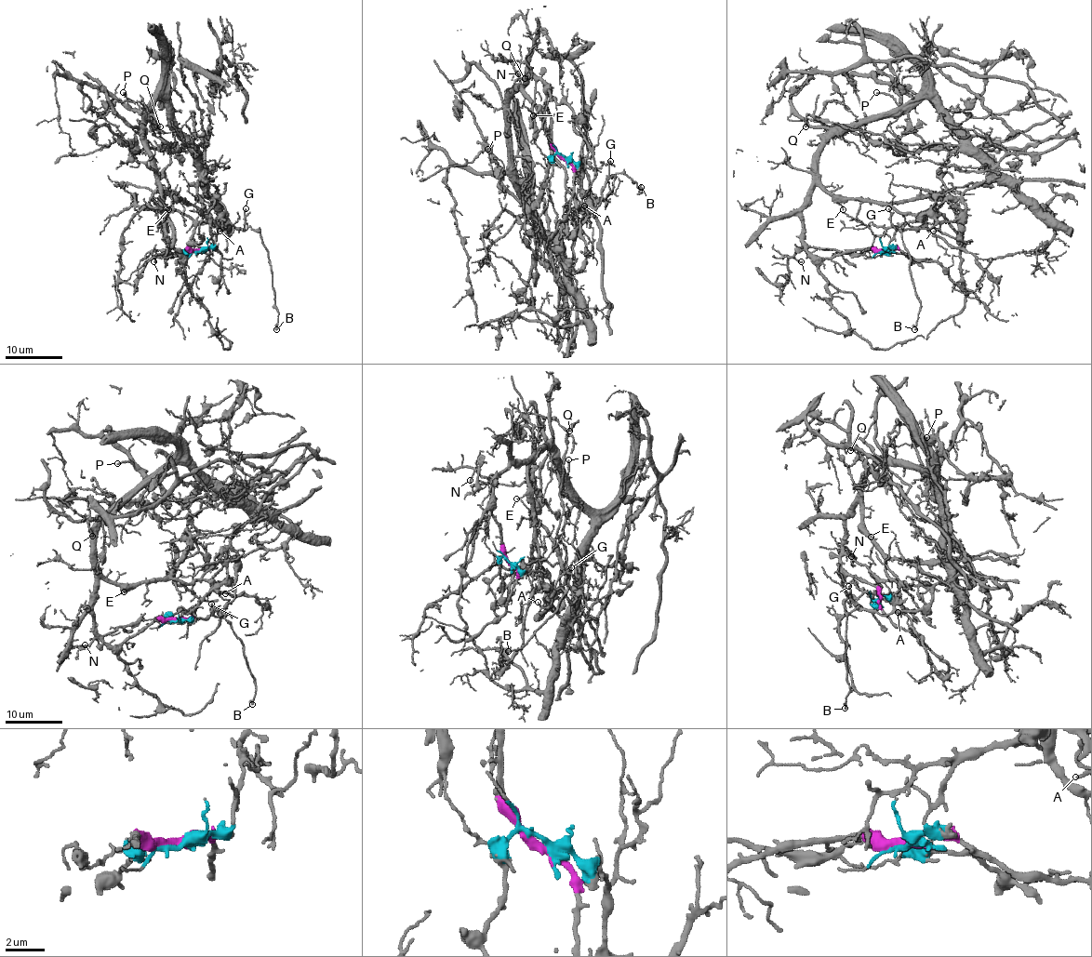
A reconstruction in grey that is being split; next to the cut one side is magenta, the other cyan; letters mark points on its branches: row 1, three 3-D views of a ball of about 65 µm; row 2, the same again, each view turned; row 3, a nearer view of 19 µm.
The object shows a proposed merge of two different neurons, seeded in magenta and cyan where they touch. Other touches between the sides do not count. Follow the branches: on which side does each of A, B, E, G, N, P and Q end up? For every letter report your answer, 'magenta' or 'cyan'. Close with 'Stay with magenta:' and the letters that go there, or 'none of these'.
A: cyan
B: cyan
E: magenta
G: cyan
N: magenta
P: magenta
Q: magenta
Stay with magenta: E, N, P, Q

